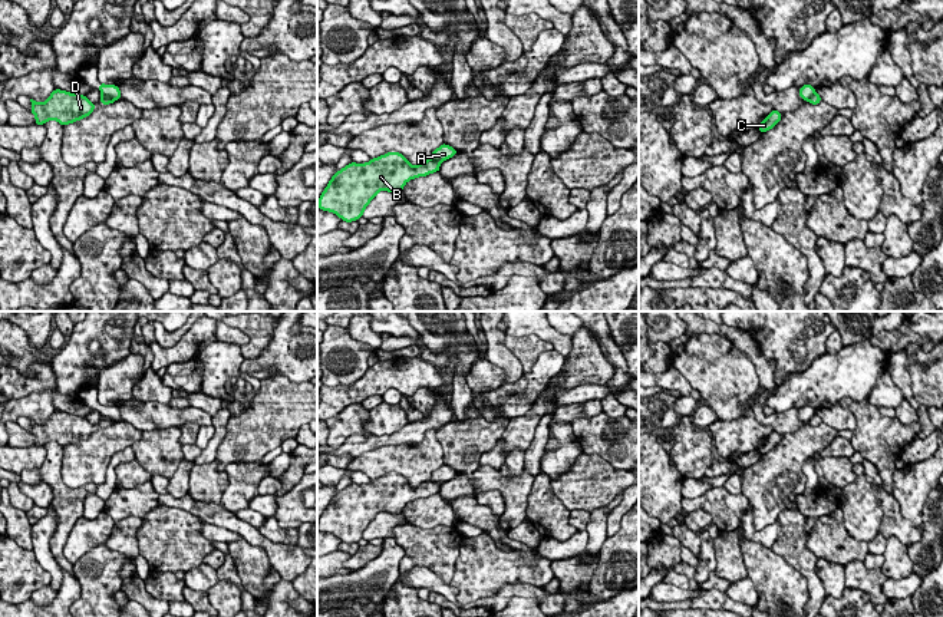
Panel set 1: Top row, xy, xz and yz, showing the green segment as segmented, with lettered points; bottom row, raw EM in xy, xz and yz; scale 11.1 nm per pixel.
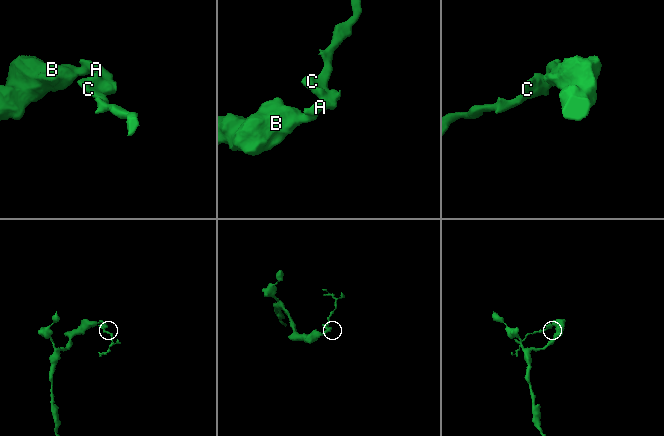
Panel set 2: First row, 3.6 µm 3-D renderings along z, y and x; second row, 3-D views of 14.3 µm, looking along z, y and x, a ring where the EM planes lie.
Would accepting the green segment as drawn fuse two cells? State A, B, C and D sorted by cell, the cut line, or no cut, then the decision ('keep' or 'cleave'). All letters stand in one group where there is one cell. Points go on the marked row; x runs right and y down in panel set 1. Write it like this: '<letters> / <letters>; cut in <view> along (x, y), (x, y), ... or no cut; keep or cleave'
A C / B D; cut in xz along (429, 159), (439, 164); cleave

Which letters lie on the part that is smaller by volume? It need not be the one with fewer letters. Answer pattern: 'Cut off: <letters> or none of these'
Cut off: A, C

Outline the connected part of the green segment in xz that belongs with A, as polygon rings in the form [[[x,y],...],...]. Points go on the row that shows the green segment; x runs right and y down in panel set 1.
[[[442,143],[439,148],[436,148],[432,155],[431,155],[431,161],[435,162],[444,162],[445,159],[452,158],[454,155],[456,155],[458,151],[454,149],[452,146]]]

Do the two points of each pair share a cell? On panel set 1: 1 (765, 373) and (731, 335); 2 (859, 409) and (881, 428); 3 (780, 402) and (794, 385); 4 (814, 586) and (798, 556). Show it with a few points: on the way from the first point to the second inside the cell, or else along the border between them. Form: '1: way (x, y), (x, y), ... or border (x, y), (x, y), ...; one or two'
1: way (761, 363), (741, 340); one
2: way (864, 415), (876, 426); one
3: way (784, 398), (793, 389); one
4: way (811, 578), (805, 563); one

